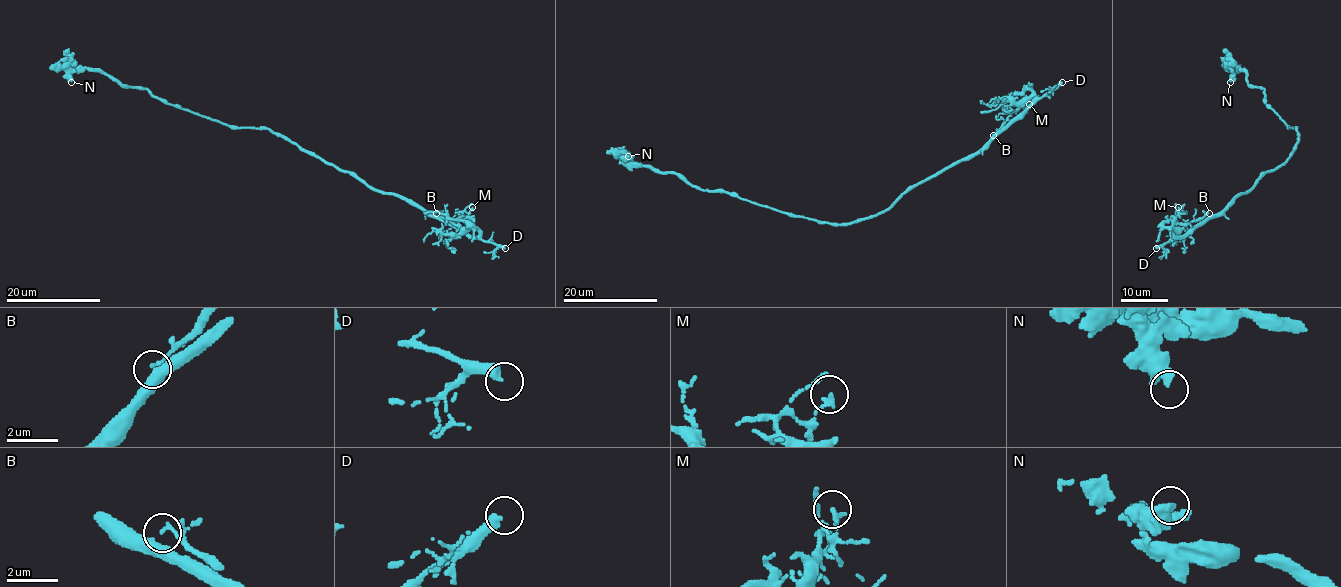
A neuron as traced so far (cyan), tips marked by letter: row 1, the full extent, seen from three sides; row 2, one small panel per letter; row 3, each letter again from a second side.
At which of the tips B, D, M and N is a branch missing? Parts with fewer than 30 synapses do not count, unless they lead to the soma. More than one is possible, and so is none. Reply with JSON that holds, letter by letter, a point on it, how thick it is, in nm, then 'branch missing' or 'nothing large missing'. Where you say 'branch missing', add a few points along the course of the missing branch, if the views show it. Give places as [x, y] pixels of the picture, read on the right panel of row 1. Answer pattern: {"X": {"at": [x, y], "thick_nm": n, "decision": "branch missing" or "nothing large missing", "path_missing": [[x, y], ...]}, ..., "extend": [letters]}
{"B": {"at": [1209, 213], "thick_nm": 120, "decision": "nothing large missing"}, "D": {"at": [1156, 248], "thick_nm": 360, "decision": "branch missing", "path_missing": [[1156, 248], [1150, 246], [1139, 250], [1123, 268], [1119, 278], [1118, 273], [1123, 270], [1131, 271], [1150, 284]]}, "M": {"at": [1178, 207], "thick_nm": 170, "decision": "nothing large missing"}, "N": {"at": [1230, 82], "thick_nm": 360, "decision": "nothing large missing"}, "extend": ["D"]}

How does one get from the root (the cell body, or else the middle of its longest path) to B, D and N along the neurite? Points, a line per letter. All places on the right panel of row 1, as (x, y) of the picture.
B: (1293, 149), (1283, 164), (1267, 171), (1246, 192), (1240, 193), (1218, 213), (1202, 219), (1209, 213)
D: (1293, 149), (1283, 164), (1267, 171), (1222, 211), (1156, 248)
N: (1293, 149), (1297, 131), (1265, 103), (1264, 89), (1251, 86), (1240, 69), (1230, 82)

